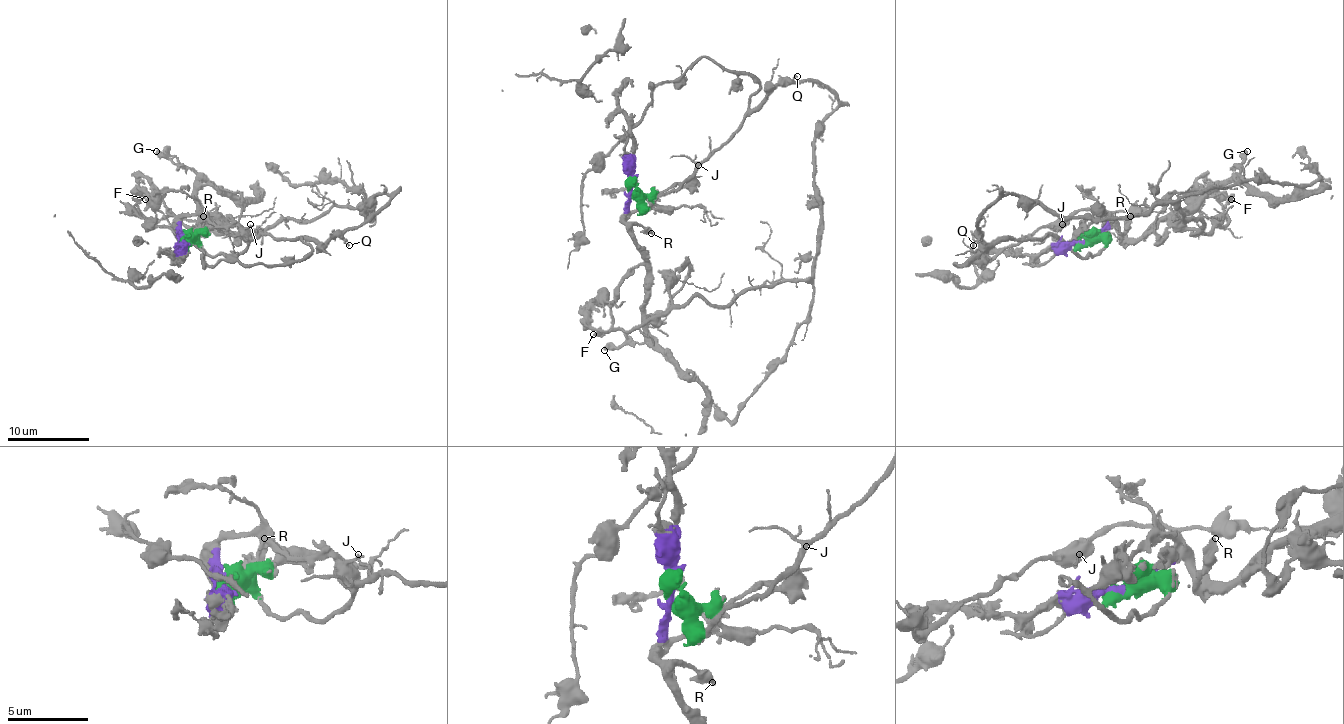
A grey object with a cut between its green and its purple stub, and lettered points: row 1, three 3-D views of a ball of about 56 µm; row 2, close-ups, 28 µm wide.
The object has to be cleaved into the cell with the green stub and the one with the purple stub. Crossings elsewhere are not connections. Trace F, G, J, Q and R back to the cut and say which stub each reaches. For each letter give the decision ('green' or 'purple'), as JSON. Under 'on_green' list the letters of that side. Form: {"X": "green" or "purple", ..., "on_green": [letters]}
{"F": "purple", "G": "purple", "J": "green", "Q": "green", "R": "purple", "on_green": ["J", "Q"]}

